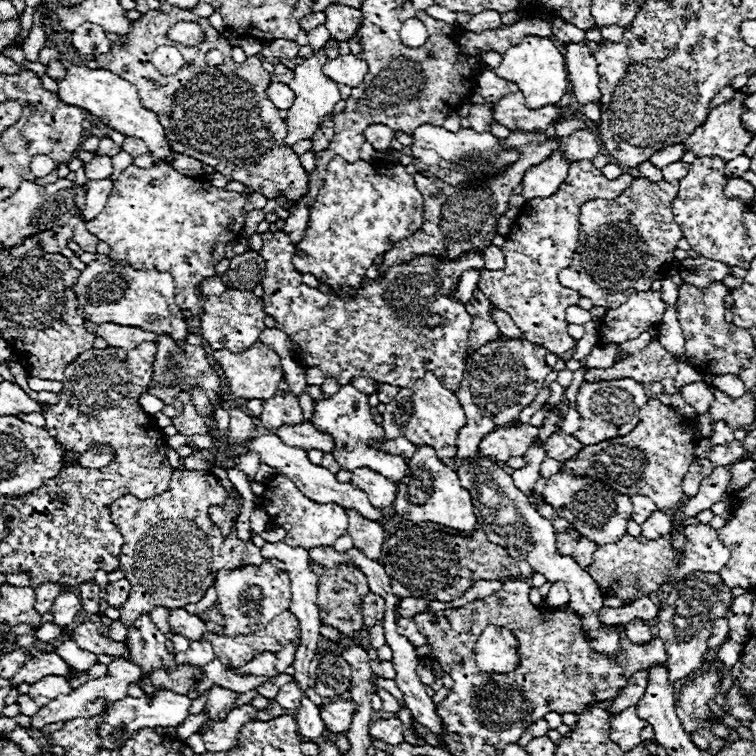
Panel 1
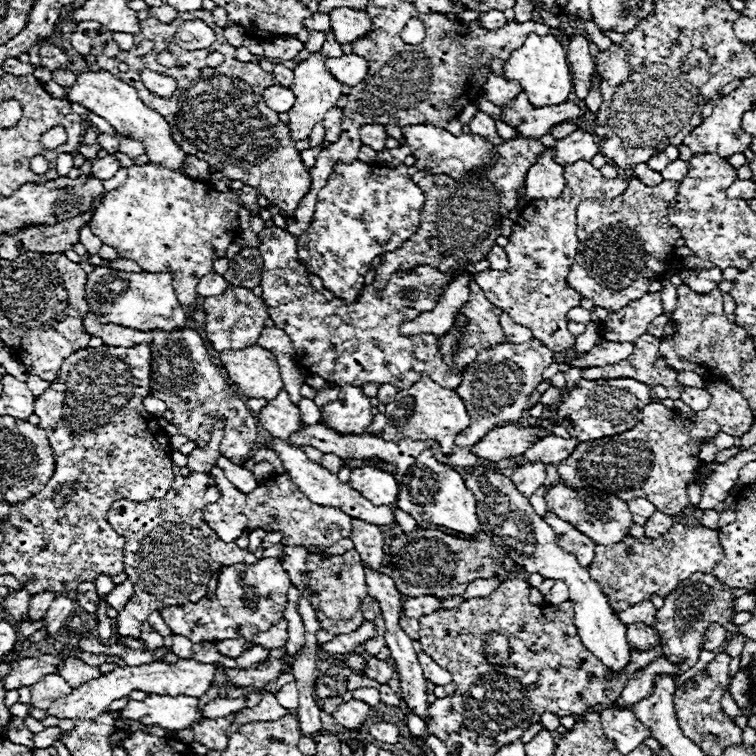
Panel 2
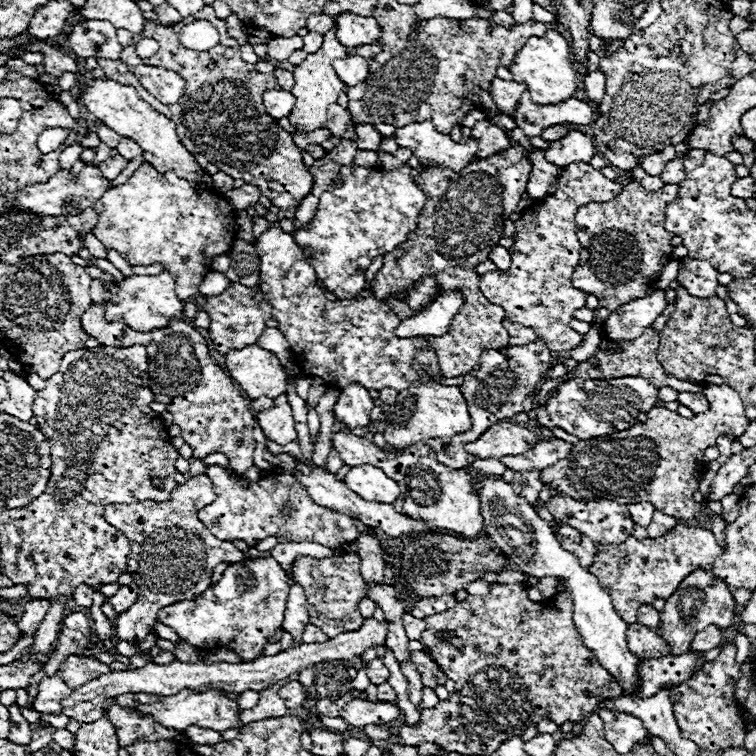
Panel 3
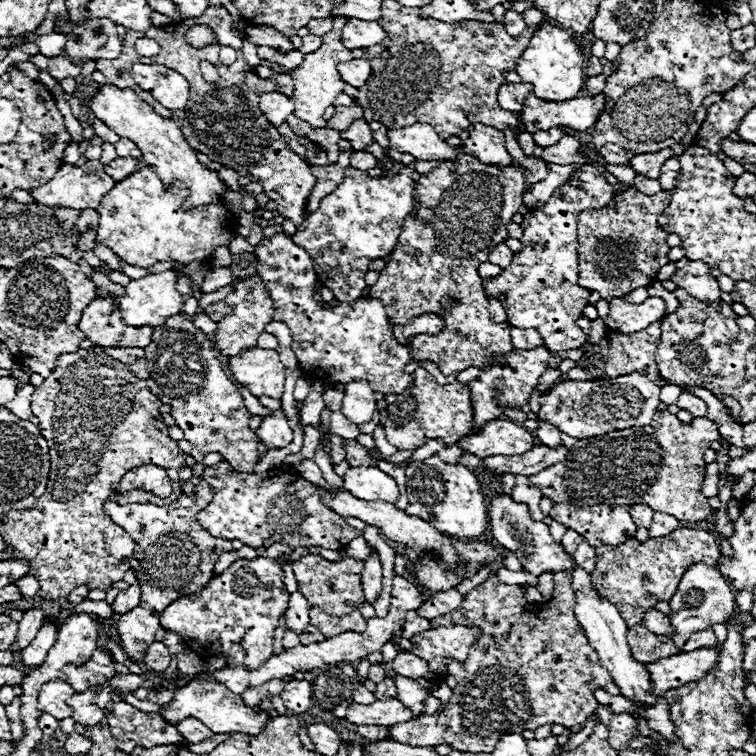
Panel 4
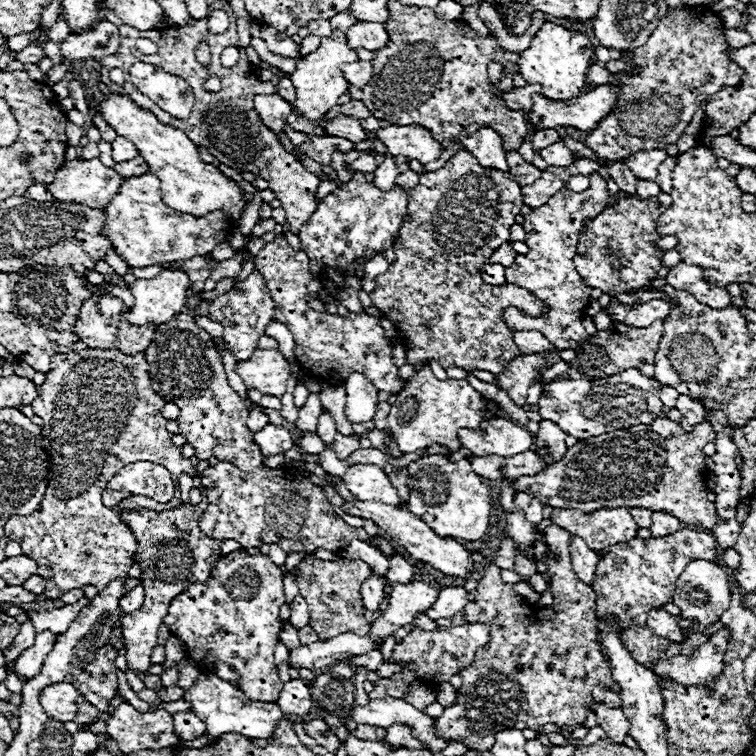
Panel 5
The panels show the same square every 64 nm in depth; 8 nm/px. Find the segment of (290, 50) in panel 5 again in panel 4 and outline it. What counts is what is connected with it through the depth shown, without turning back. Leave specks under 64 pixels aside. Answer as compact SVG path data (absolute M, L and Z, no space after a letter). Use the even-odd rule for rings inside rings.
M256 26L247 28L247 40L255 46L265 45L271 48L280 48L282 52L290 52L292 44L286 36L282 36L280 32L276 32L274 28L269 26Z

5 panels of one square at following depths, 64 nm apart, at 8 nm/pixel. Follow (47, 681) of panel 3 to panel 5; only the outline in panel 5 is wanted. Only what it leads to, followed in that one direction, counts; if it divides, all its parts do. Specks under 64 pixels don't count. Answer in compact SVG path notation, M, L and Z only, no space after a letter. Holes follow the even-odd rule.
M58 682L58 684L50 684L42 690L40 694L40 704L44 708L44 712L54 718L56 722L68 722L76 718L76 700L78 700L80 692L76 688L72 688L72 684L66 682Z

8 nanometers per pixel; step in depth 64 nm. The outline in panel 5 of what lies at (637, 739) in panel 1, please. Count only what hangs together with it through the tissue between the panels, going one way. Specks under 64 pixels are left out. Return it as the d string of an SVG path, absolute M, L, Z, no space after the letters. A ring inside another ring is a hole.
M596 704L594 712L598 716L598 726L608 734L608 740L612 744L624 744L630 730L630 720L624 712L620 708L606 708L604 704Z

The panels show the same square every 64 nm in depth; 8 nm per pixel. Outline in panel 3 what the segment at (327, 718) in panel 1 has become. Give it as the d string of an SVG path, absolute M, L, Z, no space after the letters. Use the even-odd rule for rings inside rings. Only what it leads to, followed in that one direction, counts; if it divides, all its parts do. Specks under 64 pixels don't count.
M354 698L342 708L340 718L348 726L362 728L366 724L388 724L396 718L402 718L402 712L398 710L396 704L390 702L368 702Z

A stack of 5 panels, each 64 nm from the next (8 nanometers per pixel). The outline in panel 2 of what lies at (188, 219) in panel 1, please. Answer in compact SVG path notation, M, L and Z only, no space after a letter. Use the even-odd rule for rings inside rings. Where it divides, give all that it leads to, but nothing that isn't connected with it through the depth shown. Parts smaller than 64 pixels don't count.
M146 164L146 166L130 166L128 178L124 186L108 192L94 212L90 220L90 230L104 244L112 246L120 258L130 258L138 262L142 270L170 272L176 280L176 296L178 302L192 310L192 318L200 324L206 322L206 314L196 308L196 284L202 276L212 272L212 266L218 258L226 256L226 248L240 236L240 218L238 210L242 208L240 198L232 192L218 192L208 183L192 180L176 170L170 170L162 164Z

